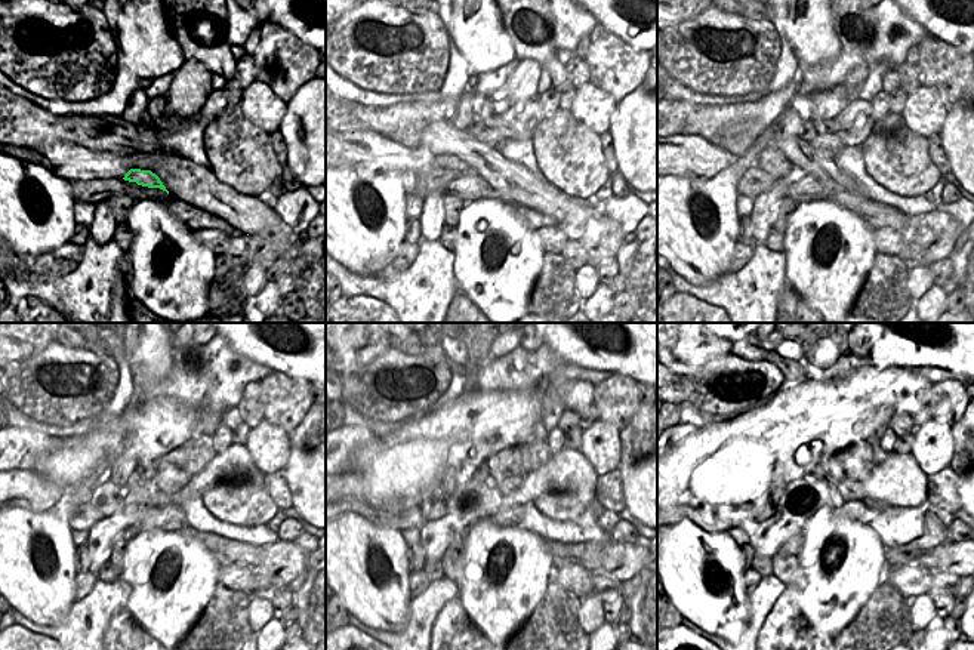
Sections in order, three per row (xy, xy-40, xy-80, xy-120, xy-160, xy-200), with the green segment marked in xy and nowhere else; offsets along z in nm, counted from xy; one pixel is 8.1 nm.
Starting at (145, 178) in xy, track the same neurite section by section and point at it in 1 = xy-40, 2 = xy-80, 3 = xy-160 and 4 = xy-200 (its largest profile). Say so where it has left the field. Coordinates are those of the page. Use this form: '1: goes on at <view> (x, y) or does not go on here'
1: goes on at xy-40 (446, 162)
2: goes on at xy-80 (770, 159)
3: goes on at xy-160 (440, 492)
4: goes on at xy-200 (774, 492)

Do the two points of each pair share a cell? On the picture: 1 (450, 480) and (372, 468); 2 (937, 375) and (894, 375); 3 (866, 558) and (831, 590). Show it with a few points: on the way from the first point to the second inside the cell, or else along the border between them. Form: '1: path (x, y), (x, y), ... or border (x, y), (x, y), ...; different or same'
1: border (459, 471), (446, 467), (441, 471), (440, 481); different
2: border (912, 369), (933, 382); different
3: path (857, 563), (840, 581); same

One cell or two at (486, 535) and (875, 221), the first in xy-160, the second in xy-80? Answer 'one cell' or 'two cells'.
two cells

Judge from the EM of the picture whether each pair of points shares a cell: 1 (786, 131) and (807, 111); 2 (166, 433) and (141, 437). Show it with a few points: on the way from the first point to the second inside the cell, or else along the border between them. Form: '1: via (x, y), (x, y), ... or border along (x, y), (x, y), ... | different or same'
1: border along (789, 104), (803, 120) | different
2: via (160, 433), (151, 433), (147, 437) | same

